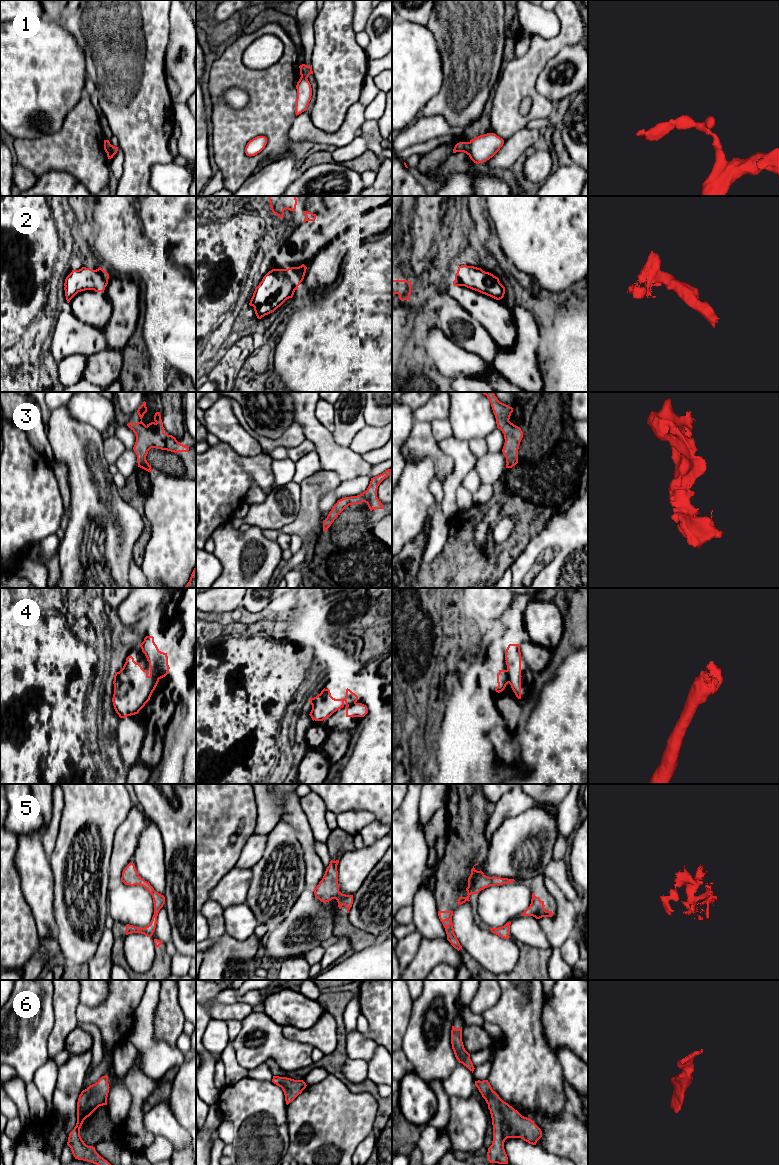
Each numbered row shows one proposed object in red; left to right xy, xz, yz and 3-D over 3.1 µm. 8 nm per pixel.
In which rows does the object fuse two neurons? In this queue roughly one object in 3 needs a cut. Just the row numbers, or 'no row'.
1, 4

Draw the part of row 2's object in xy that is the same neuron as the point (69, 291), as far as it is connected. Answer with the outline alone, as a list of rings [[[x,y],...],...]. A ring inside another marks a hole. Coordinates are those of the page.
[[[82,267],[79,270],[72,270],[66,277],[64,290],[67,303],[81,291],[94,290],[103,292],[108,284],[109,274],[99,267],[96,270]]]

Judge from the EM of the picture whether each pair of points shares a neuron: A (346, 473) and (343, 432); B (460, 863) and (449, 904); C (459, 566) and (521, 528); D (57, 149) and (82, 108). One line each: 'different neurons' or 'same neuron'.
A: different neurons
B: same neuron
C: same neuron
D: same neuron

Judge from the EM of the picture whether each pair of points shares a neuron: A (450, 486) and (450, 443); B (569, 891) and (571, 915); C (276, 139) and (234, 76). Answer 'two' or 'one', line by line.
A: one
B: two
C: one

